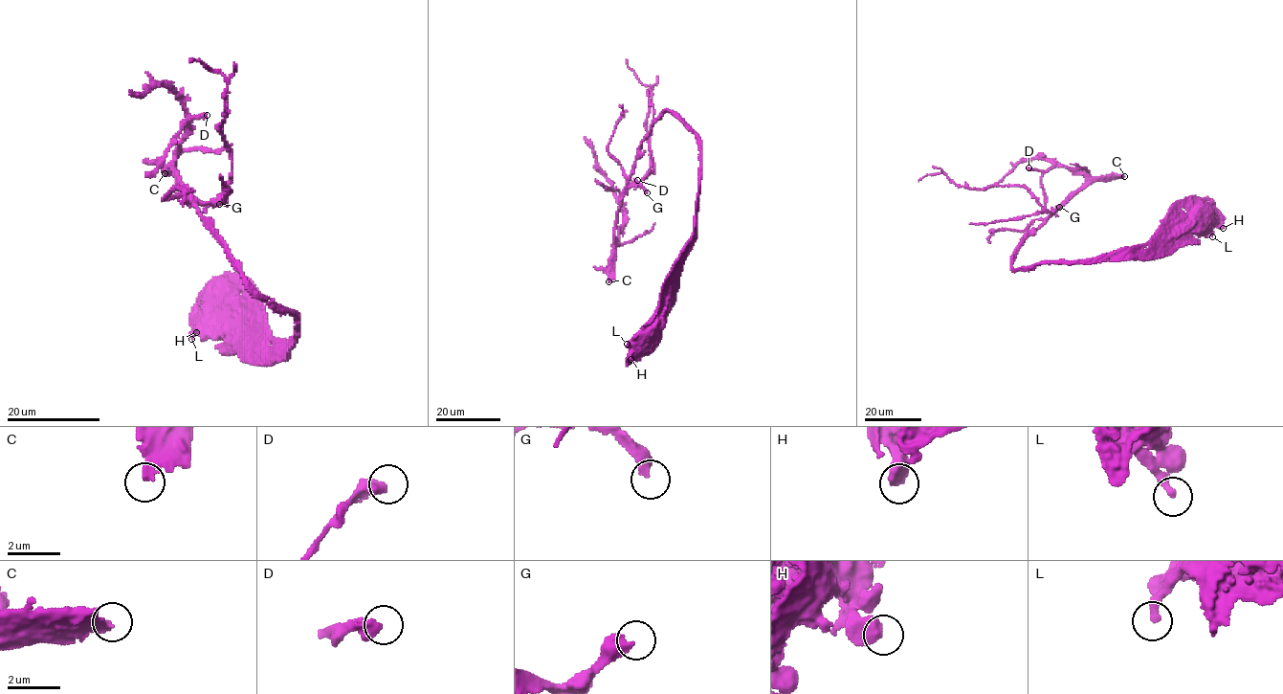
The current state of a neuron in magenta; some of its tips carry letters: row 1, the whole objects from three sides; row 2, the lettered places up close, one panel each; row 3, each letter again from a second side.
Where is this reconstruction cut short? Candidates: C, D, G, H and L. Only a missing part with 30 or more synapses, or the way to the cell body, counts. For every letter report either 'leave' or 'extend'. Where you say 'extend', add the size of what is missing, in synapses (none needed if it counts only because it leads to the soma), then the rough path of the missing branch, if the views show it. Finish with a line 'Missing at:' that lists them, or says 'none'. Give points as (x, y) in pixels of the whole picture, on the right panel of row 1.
C: extend; about 80 synapses
D: leave
G: leave
H: leave
L: leave
Missing at: C

